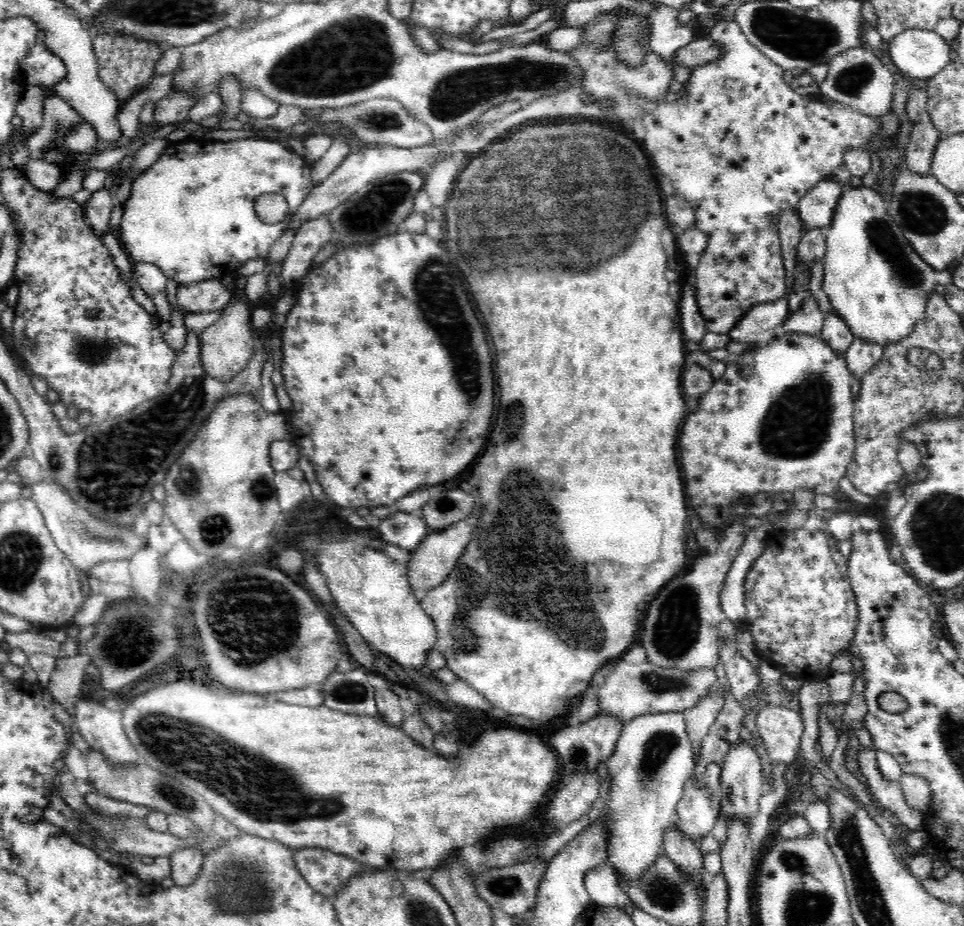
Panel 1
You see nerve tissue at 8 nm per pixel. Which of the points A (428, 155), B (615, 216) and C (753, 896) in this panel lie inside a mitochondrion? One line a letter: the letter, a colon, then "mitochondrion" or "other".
A: other
B: mitochondrion
C: other

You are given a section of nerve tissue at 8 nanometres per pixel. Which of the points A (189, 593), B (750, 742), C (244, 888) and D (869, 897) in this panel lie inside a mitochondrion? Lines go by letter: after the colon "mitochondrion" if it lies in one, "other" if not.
A: other
B: other
C: mitochondrion
D: mitochondrion

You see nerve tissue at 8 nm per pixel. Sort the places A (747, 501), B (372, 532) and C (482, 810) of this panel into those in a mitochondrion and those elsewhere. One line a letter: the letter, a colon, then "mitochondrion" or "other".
A: other
B: other
C: other

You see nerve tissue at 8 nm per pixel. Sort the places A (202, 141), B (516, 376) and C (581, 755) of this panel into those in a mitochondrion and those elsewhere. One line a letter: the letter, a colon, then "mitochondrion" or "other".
A: other
B: other
C: mitochondrion

